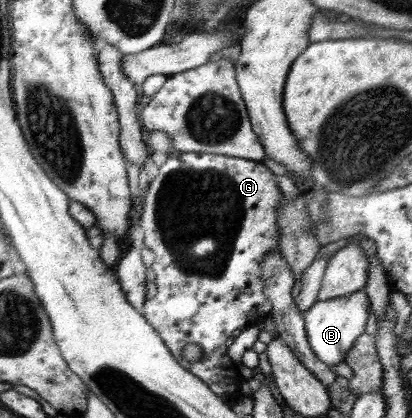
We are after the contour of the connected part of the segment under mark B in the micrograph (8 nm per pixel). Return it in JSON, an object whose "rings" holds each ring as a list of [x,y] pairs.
{"rings":[[[364,290],[324,301],[316,300],[304,316],[306,335],[312,351],[330,367],[345,362],[355,339],[366,331],[369,299]]]}

